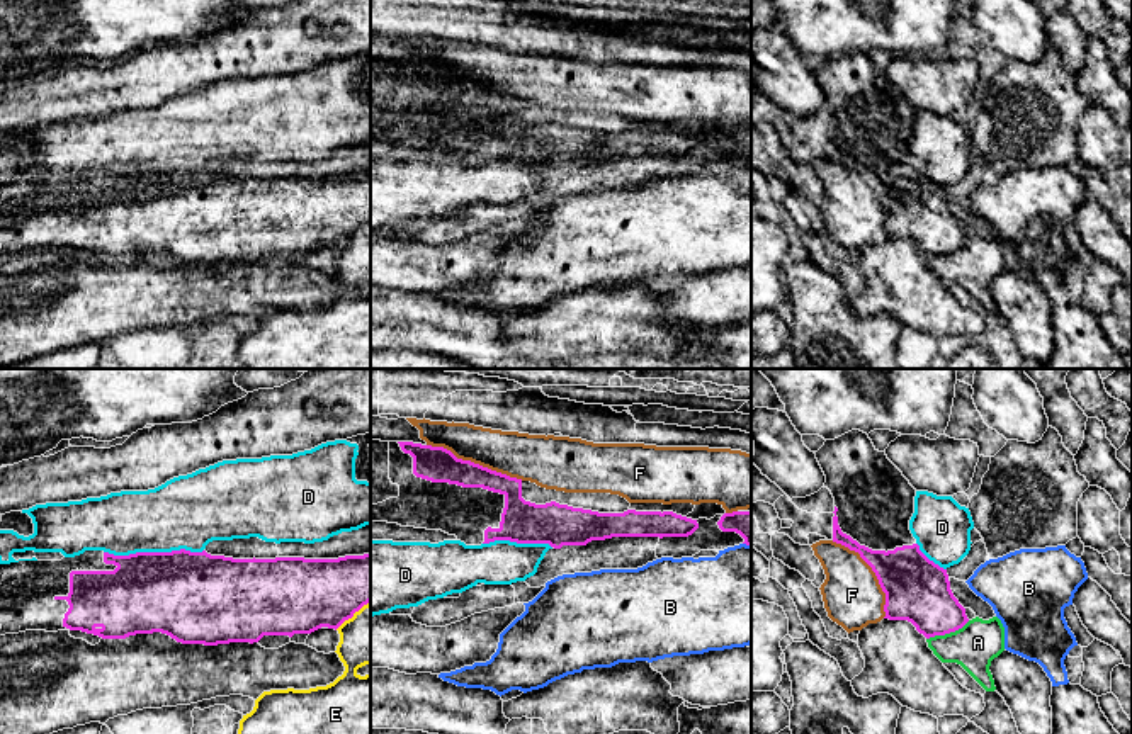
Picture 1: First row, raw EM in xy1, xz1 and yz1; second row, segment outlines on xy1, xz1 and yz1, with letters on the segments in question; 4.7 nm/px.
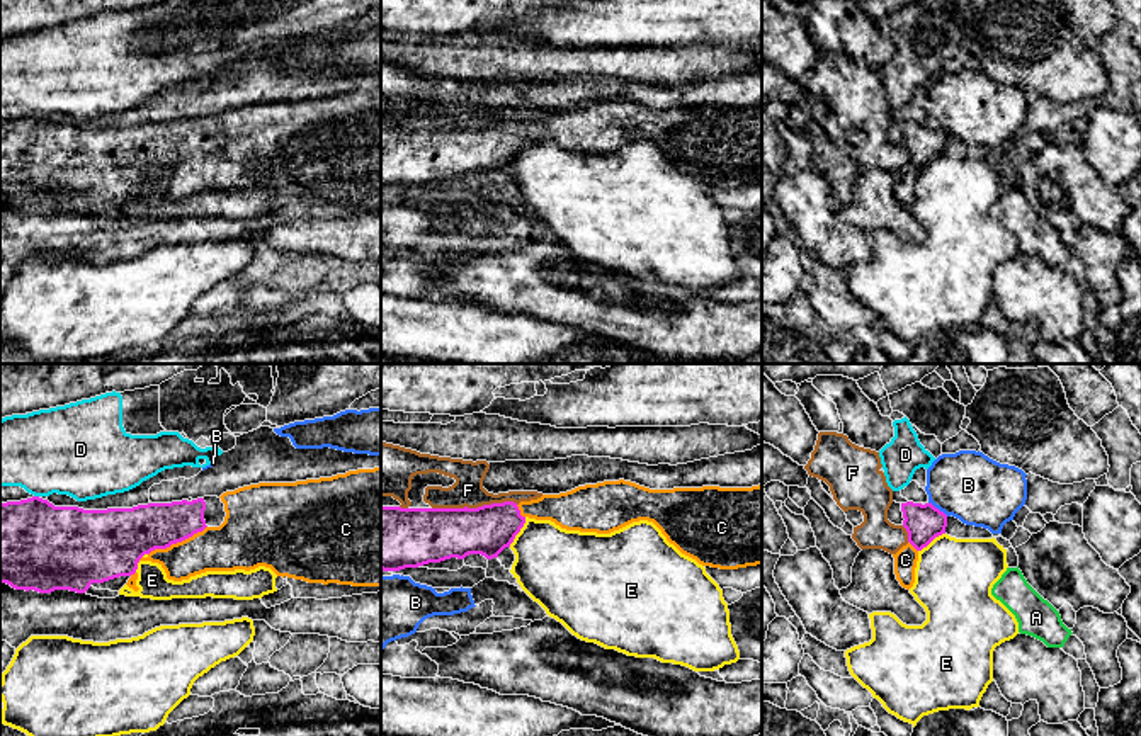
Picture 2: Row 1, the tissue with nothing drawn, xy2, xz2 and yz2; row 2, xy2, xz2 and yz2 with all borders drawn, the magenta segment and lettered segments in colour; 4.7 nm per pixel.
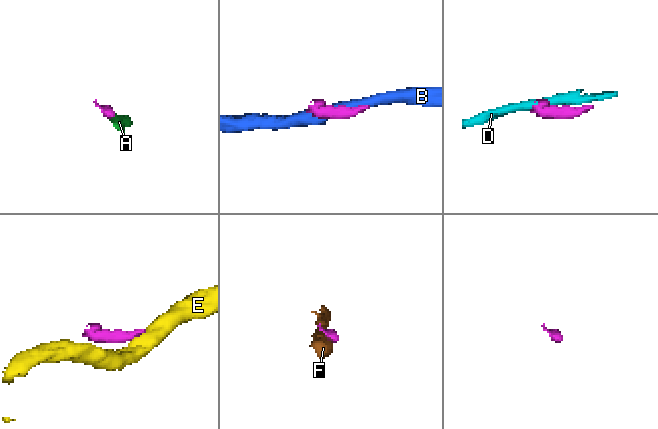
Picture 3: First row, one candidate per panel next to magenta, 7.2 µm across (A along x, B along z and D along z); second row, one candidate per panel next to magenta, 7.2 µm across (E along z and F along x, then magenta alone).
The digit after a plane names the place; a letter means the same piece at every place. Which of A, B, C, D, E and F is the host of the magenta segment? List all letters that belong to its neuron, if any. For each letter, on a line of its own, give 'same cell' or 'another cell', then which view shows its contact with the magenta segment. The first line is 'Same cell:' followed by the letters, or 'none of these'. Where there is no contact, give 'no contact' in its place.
Same cell: C
A: another cell | yz1
B: another cell | yz2
C: same cell | xy2
D: another cell | xy1
E: another cell | xz2
F: another cell | xz1

